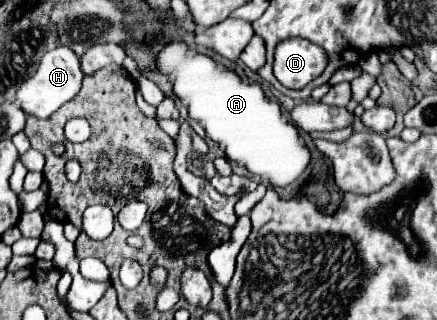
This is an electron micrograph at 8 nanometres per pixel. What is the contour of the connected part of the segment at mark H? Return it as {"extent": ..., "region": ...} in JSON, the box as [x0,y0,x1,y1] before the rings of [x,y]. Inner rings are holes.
{"extent":[16,46,84,118],"region":[[[58,46],[56,50],[48,52],[42,58],[36,74],[32,78],[24,80],[24,84],[20,86],[20,90],[16,94],[18,104],[26,114],[32,114],[32,116],[38,116],[38,118],[48,118],[62,104],[70,102],[78,94],[78,90],[82,88],[82,80],[84,80],[84,74],[82,74],[82,68],[80,68],[78,54],[74,54],[74,50],[70,50],[66,46]]]}

